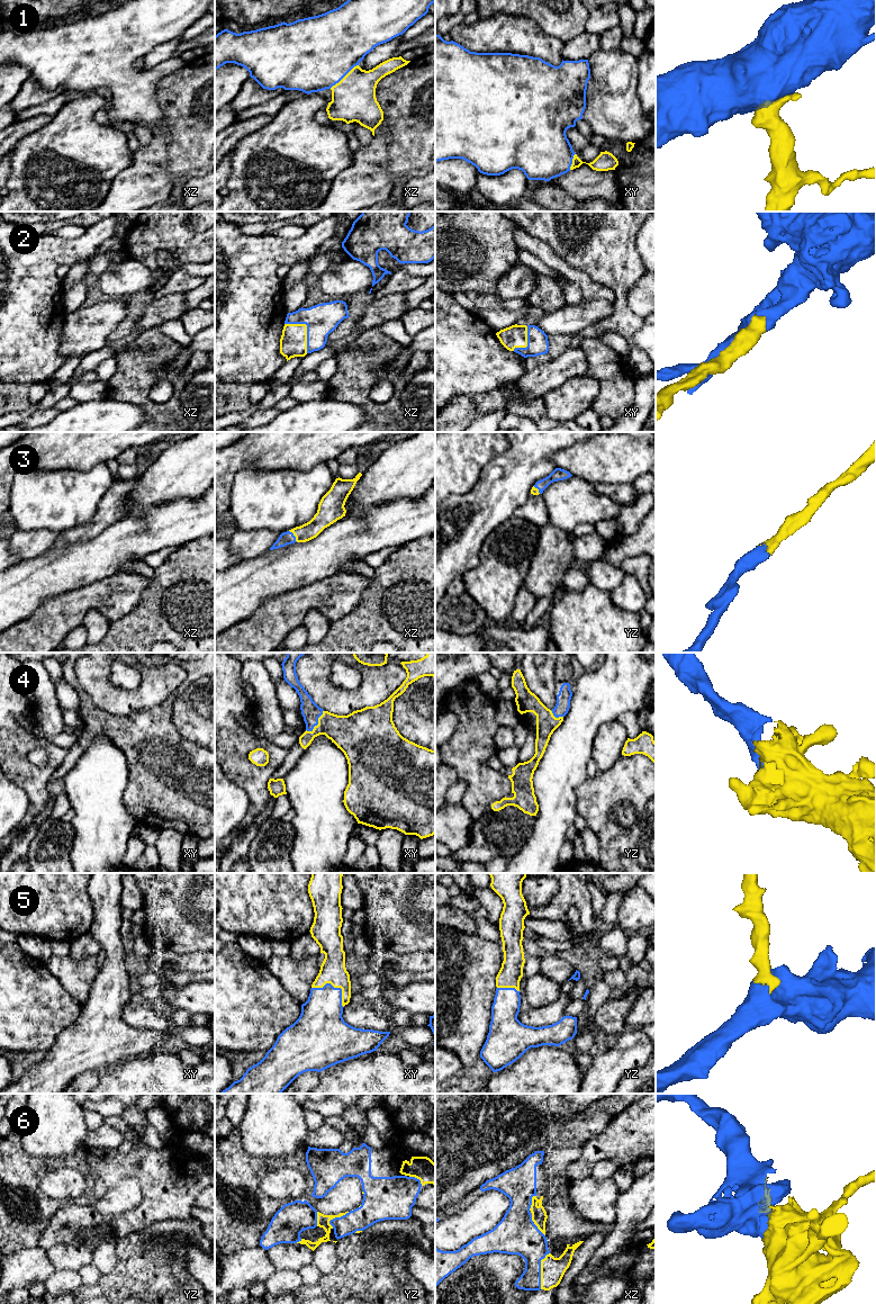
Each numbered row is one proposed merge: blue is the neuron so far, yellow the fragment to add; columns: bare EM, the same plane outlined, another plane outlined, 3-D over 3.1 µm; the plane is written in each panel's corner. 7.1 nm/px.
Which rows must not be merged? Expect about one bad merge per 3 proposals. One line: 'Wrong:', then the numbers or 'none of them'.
Wrong: none of them

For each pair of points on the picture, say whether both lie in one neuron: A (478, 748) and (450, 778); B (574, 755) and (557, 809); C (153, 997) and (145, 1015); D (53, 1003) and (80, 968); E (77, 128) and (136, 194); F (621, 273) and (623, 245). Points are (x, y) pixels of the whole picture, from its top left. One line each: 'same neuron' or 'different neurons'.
A: different neurons
B: same neuron
C: different neurons
D: different neurons
E: different neurons
F: same neuron

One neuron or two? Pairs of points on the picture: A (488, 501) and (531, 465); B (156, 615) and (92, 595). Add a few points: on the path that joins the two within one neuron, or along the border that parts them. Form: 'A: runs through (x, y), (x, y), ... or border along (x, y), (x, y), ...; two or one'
A: runs through (498, 491), (521, 468); one
B: border along (147, 585), (140, 601), (128, 612), (111, 622); two

